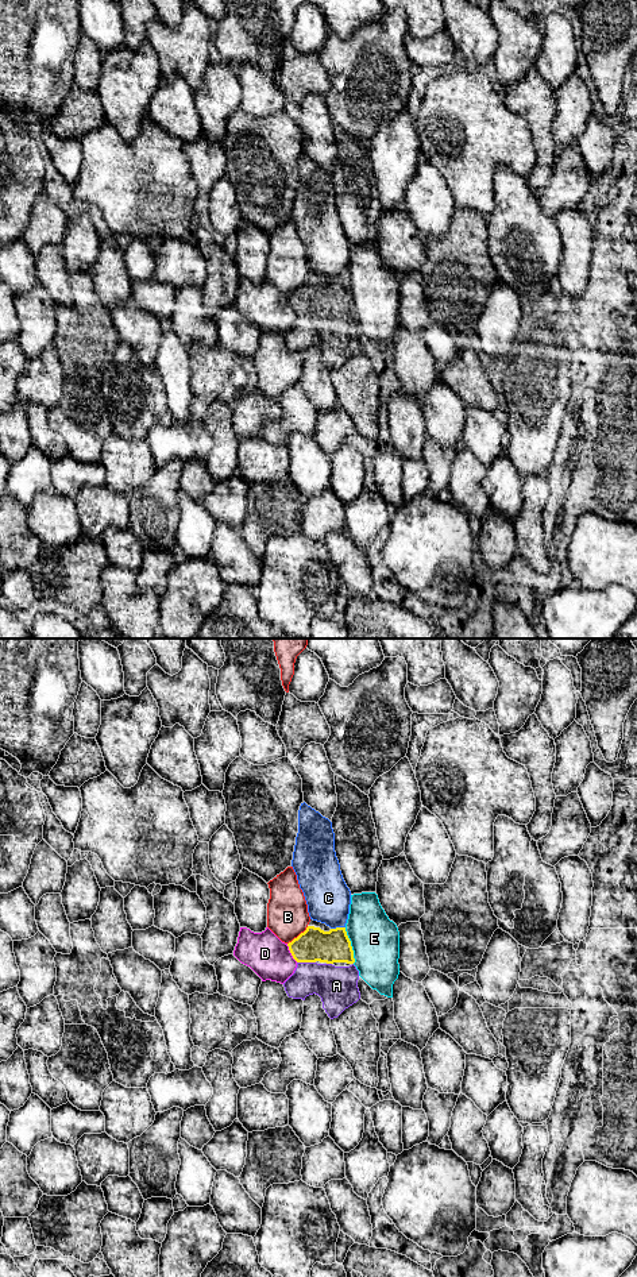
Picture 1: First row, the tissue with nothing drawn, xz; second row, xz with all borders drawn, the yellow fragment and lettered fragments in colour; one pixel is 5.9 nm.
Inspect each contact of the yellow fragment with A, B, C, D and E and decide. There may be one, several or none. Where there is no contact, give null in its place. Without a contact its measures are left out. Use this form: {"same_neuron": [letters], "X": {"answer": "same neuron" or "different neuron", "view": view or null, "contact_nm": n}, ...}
{"same_neuron": ["A"], "A": {"answer": "same neuron", "view": "xz", "contact_nm": 110}, "B": {"answer": "different neuron", "view": "xz", "contact_nm": 170}, "C": {"answer": "different neuron", "view": "xz", "contact_nm": 90}, "D": {"answer": "different neuron", "view": "xz", "contact_nm": 130}, "E": {"answer": "different neuron", "view": "xz", "contact_nm": 220}}

